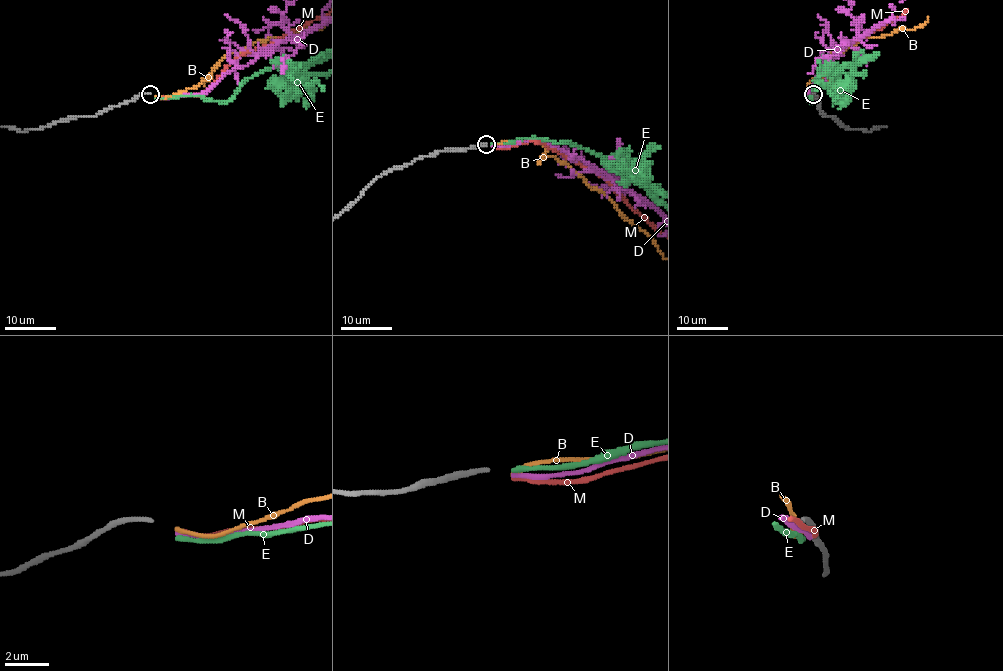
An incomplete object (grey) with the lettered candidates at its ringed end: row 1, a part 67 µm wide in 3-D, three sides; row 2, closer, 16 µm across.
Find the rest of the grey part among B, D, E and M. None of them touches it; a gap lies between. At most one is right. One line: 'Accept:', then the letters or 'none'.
Accept: none

